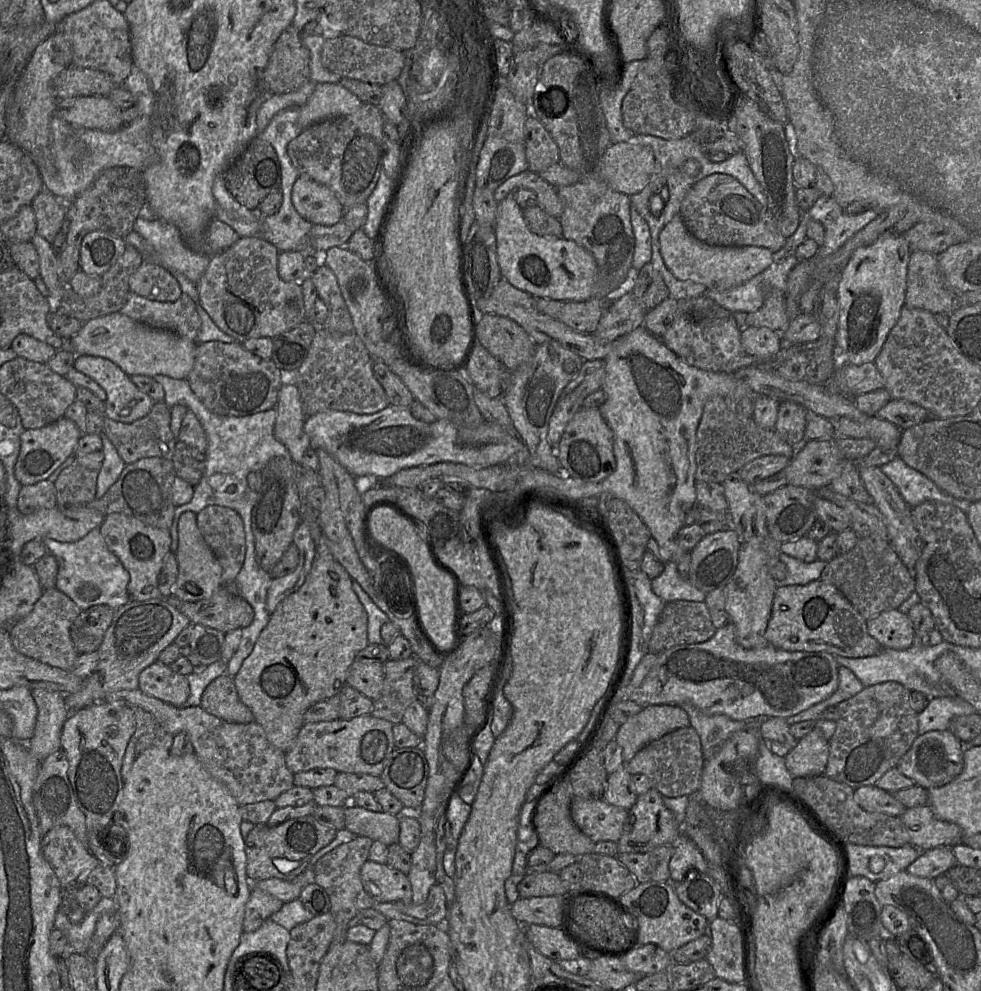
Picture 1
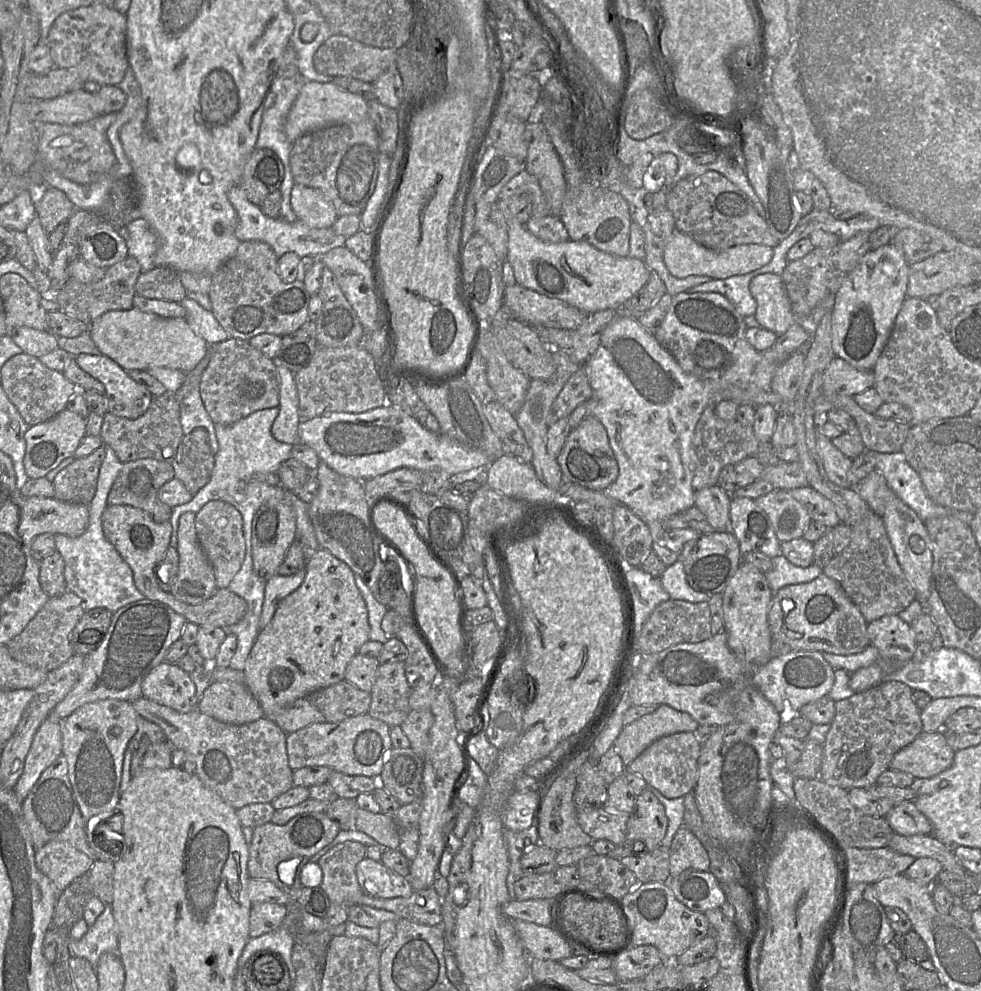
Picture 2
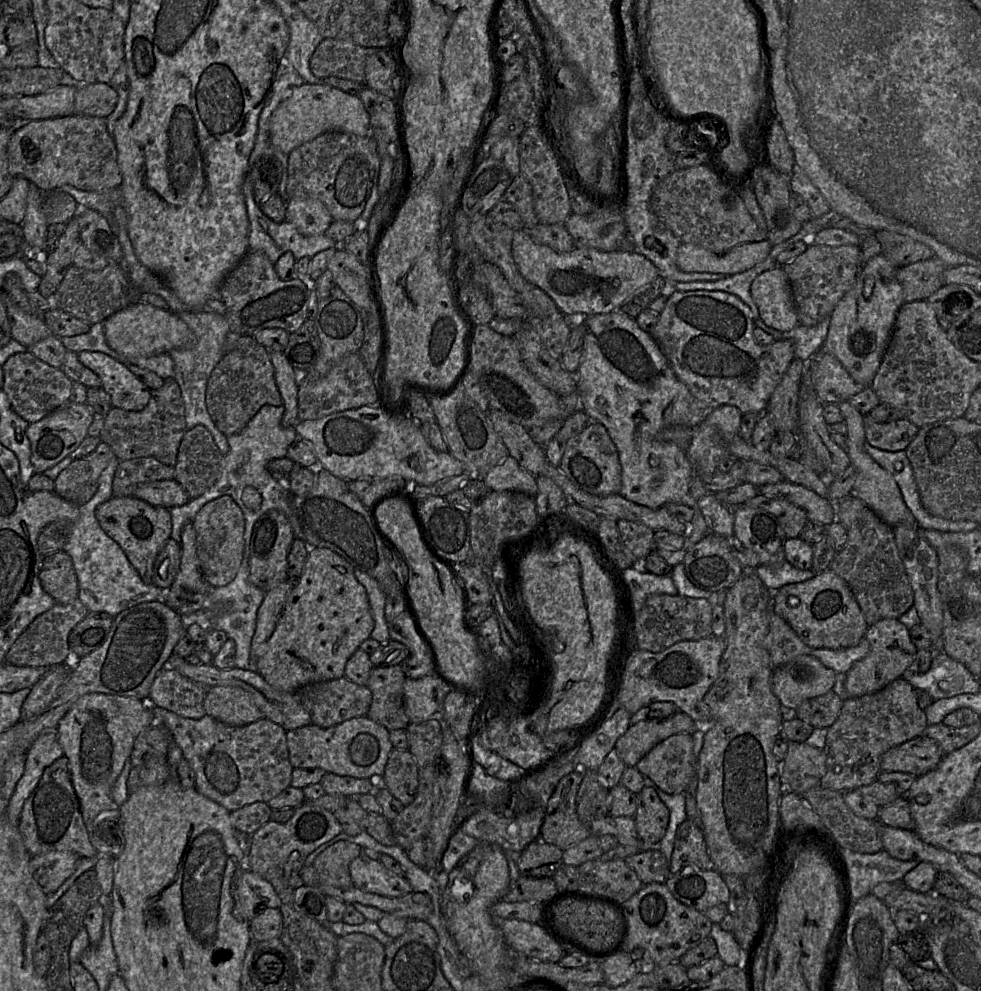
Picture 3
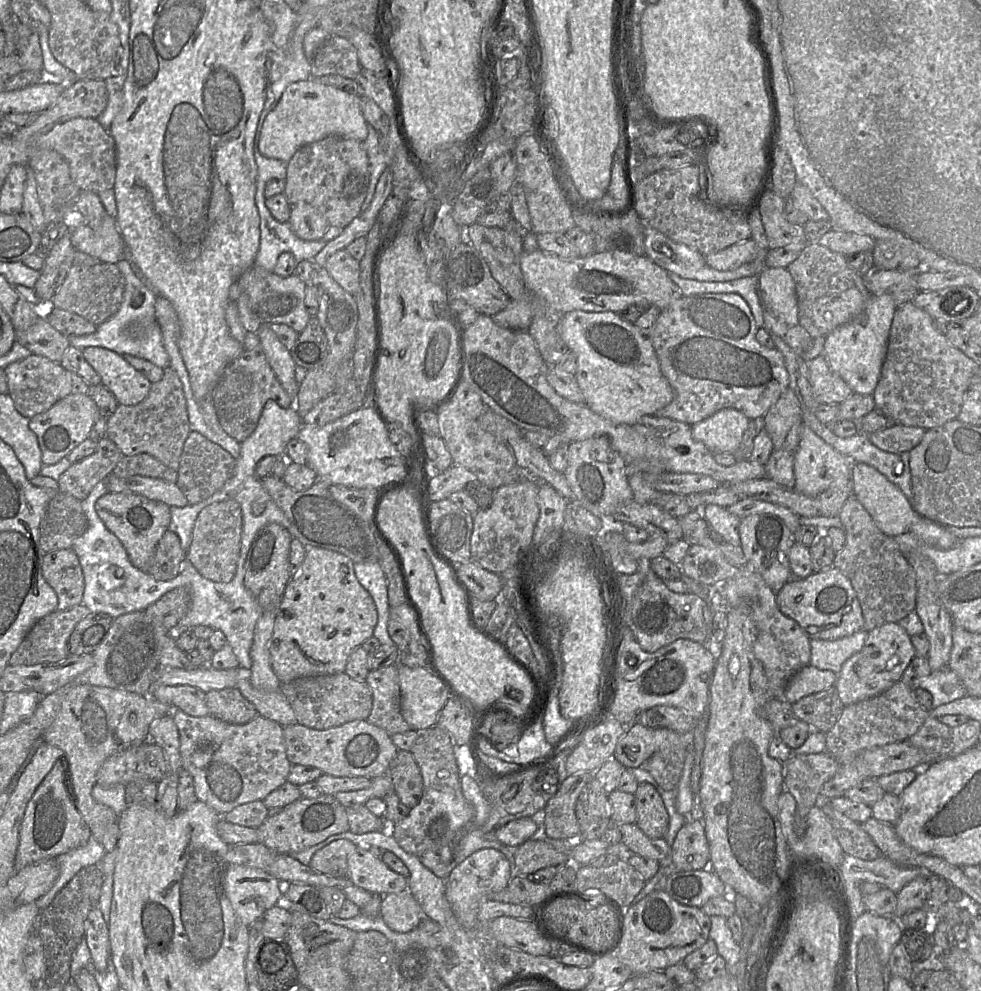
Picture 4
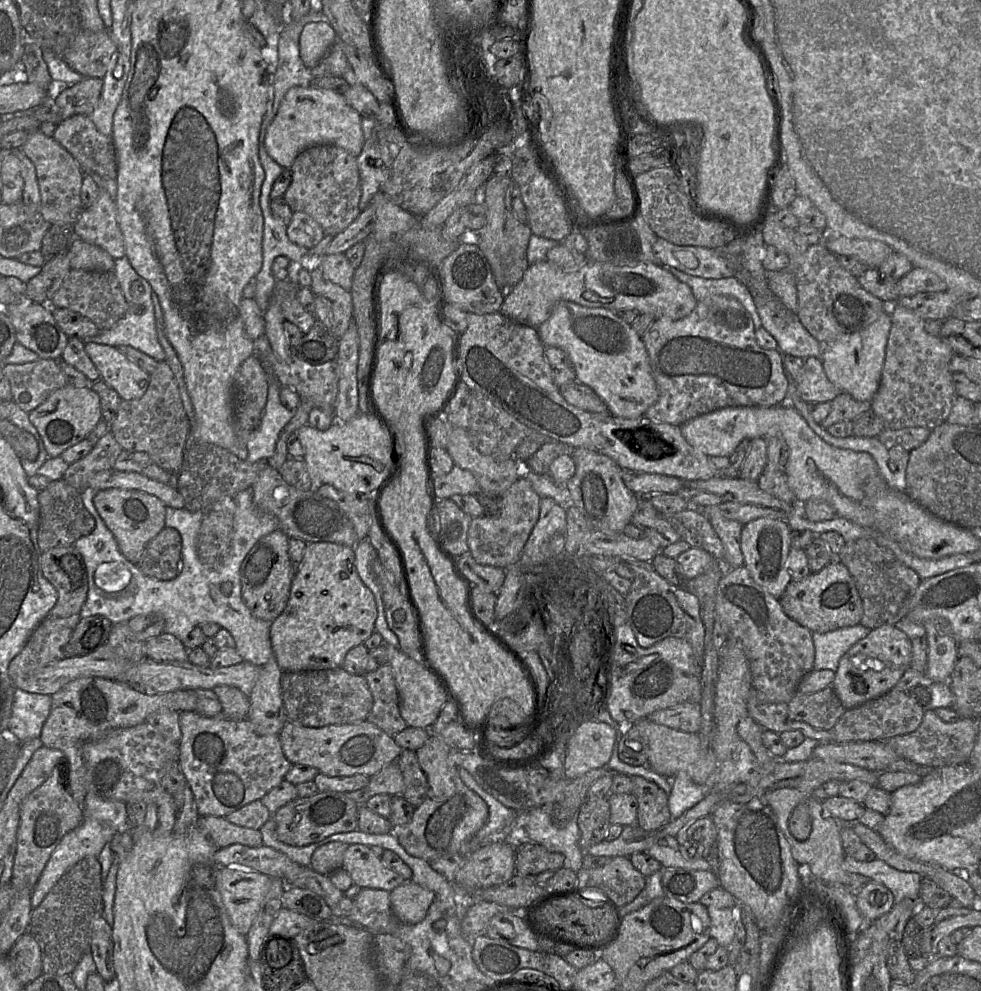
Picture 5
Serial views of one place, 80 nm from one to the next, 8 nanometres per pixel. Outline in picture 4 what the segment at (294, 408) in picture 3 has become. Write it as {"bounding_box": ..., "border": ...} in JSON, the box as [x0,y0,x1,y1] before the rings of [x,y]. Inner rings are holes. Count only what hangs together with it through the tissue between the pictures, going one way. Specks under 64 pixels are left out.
{"bounding_box":[258,325,299,401],"border":[[[261,325],[258,331],[260,346],[283,389],[296,401],[299,384],[295,379],[295,362],[288,350],[271,330],[270,325]]]}

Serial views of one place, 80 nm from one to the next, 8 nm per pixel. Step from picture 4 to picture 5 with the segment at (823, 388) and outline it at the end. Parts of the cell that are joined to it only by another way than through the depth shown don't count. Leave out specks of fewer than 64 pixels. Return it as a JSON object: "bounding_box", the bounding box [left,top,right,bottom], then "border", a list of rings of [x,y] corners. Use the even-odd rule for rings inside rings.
{"bounding_box":[796,357,841,403],"border":[[[817,357],[805,359],[796,388],[797,394],[807,403],[831,402],[841,393],[828,379],[822,360]]]}

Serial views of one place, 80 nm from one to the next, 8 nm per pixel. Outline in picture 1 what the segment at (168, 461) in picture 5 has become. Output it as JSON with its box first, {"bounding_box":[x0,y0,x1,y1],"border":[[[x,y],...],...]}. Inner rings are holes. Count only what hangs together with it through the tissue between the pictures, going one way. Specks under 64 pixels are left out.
{"bounding_box":[103,401,177,464],"border":[[[161,401],[156,402],[146,416],[134,422],[125,423],[105,417],[103,432],[114,444],[126,464],[146,457],[161,457],[172,460],[177,439],[171,431],[170,423],[171,408],[164,401]]]}

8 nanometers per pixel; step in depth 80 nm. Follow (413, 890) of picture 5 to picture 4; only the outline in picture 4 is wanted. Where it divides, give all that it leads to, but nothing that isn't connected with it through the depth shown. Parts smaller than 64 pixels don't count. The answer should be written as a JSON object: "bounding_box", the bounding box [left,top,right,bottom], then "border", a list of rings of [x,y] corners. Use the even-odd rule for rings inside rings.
{"bounding_box":[380,889,426,933],"border":[[[407,889],[383,896],[380,918],[391,930],[407,933],[416,929],[426,917],[419,902]]]}

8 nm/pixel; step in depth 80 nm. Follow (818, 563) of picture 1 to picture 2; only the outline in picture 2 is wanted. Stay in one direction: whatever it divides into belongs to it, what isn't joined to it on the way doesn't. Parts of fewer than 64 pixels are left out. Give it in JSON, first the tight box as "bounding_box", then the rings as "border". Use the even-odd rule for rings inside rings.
{"bounding_box":[764,554,823,593],"border":[[[782,554],[774,557],[772,564],[772,569],[764,575],[773,593],[788,585],[811,582],[823,574],[823,569],[816,564],[807,568],[797,567]]]}

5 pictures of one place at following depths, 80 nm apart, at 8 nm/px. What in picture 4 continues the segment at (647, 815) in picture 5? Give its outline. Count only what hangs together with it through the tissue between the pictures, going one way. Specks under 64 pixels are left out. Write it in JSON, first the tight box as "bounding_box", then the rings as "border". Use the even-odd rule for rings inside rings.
{"bounding_box":[636,783,669,838],"border":[[[639,783],[636,792],[636,825],[649,838],[663,838],[669,824],[668,812],[657,790],[648,783]]]}

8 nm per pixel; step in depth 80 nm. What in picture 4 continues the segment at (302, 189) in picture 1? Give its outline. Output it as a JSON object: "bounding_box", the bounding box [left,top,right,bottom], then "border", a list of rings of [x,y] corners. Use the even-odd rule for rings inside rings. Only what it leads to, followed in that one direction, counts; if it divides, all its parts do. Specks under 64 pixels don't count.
{"bounding_box":[288,203,330,241],"border":[[[296,203],[290,208],[288,223],[297,237],[307,241],[322,239],[330,225],[321,212],[307,203]]]}

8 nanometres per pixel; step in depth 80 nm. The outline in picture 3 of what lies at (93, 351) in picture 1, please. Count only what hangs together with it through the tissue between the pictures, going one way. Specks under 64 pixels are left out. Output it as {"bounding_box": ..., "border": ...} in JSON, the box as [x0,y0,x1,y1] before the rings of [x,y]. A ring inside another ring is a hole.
{"bounding_box":[105,301,193,360],"border":[[[141,301],[107,318],[105,337],[108,345],[128,360],[186,349],[193,344],[192,331],[176,313]]]}

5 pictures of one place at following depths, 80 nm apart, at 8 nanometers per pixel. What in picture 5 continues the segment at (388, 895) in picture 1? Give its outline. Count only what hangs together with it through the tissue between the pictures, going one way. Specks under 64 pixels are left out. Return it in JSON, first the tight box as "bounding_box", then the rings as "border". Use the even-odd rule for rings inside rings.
{"bounding_box":[342,844,405,892],"border":[[[363,844],[348,845],[344,853],[342,869],[360,888],[391,892],[405,882],[399,874],[375,855],[369,846]]]}

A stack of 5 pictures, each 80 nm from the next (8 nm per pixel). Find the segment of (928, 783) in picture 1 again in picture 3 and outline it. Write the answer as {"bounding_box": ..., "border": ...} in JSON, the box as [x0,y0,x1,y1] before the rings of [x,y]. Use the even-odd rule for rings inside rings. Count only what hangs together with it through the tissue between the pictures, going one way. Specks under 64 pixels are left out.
{"bounding_box":[880,735,944,777],"border":[[[920,735],[886,751],[880,759],[880,770],[917,777],[936,768],[944,755],[937,741]]]}

